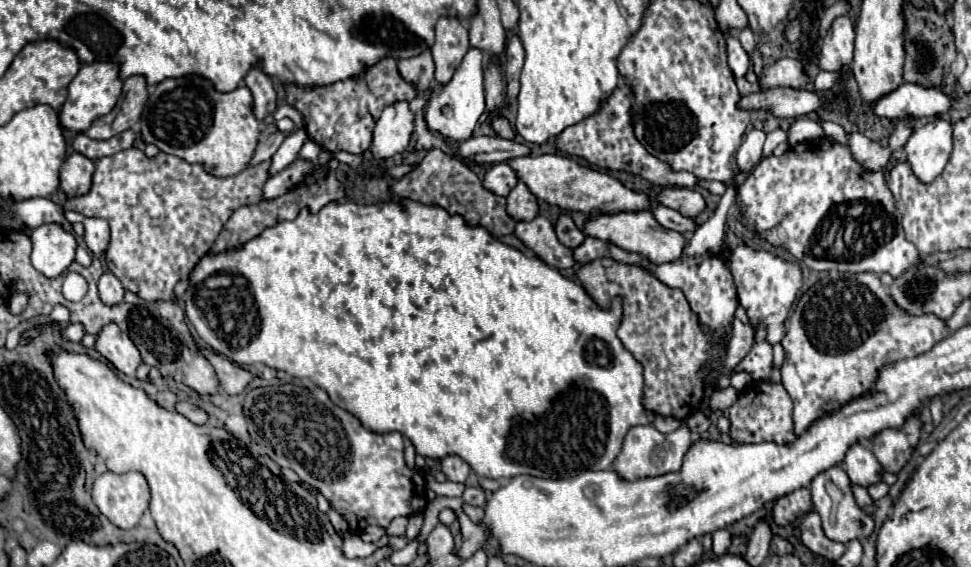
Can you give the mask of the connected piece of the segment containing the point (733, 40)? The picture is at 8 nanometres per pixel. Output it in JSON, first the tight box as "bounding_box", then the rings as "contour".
{"bounding_box":[725,35,749,77],"contour":[[[725,35],[725,41],[727,41],[727,59],[729,59],[729,67],[733,71],[735,77],[743,77],[747,73],[747,67],[749,67],[749,57],[745,53],[745,49],[741,47],[739,39],[735,35]]]}

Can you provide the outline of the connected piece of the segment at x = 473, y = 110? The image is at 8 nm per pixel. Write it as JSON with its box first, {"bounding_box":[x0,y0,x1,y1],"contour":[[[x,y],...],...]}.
{"bounding_box":[425,47,485,141],"contour":[[[469,47],[461,65],[455,69],[449,83],[441,85],[437,93],[431,97],[425,119],[431,131],[441,133],[451,141],[465,141],[473,135],[479,117],[485,111],[485,93],[483,93],[483,51],[477,47]]]}

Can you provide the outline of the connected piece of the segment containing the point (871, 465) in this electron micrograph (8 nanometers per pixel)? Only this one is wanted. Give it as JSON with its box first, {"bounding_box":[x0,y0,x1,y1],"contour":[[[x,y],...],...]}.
{"bounding_box":[843,443,881,487],"contour":[[[853,443],[843,461],[845,461],[845,471],[851,483],[869,487],[881,481],[881,465],[865,443]]]}

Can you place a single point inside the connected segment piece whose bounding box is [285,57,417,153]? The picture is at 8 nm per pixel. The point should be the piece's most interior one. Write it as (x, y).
(341, 116)

